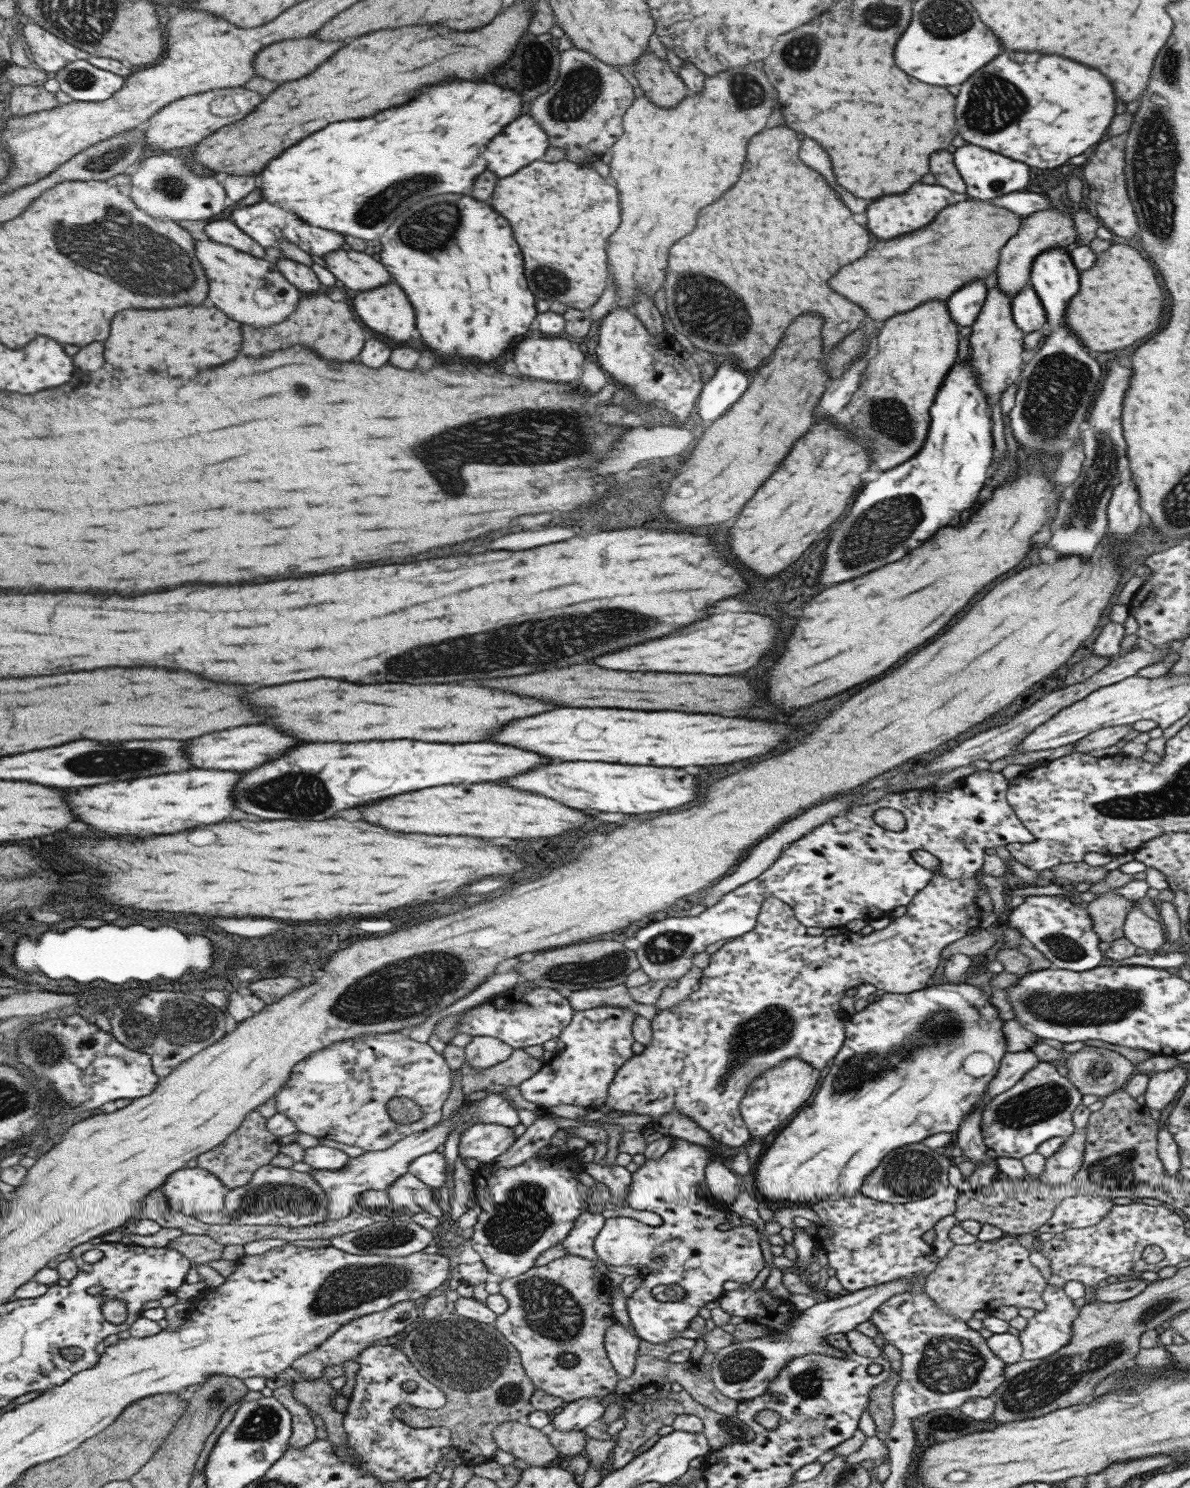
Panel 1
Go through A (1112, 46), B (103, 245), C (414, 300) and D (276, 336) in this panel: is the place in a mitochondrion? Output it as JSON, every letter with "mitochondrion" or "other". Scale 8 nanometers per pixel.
{"A":"other","B":"mitochondrion","C":"other","D":"other"}

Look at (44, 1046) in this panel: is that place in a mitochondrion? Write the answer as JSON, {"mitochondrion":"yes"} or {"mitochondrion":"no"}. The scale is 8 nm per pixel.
{"mitochondrion":"yes"}

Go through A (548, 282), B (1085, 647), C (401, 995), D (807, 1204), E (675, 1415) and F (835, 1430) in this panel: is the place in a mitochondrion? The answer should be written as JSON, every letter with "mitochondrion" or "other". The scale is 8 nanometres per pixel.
{"A":"mitochondrion","B":"other","C":"mitochondrion","D":"other","E":"other","F":"other"}

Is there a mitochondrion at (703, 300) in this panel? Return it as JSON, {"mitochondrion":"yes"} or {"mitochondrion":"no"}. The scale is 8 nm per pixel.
{"mitochondrion":"yes"}

